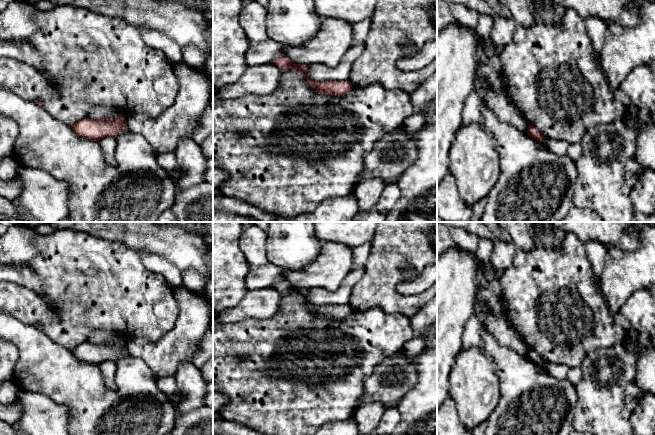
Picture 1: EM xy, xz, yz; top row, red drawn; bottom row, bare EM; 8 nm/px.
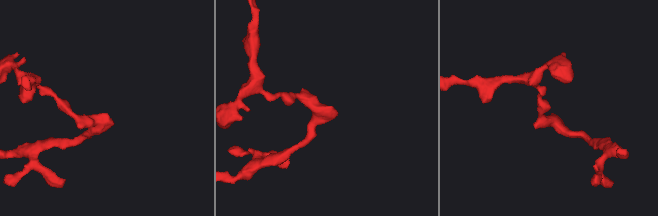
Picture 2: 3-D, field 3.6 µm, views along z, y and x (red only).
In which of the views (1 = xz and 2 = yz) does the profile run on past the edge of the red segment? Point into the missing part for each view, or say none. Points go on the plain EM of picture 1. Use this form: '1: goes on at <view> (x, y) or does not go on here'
1: does not go on here
2: does not go on here

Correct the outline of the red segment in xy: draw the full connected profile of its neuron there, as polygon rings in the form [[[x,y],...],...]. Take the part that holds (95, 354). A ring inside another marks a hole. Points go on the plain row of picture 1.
[[[125,340],[118,344],[113,342],[93,344],[87,341],[71,352],[77,359],[97,366],[105,361],[116,362],[121,354],[128,353]]]

